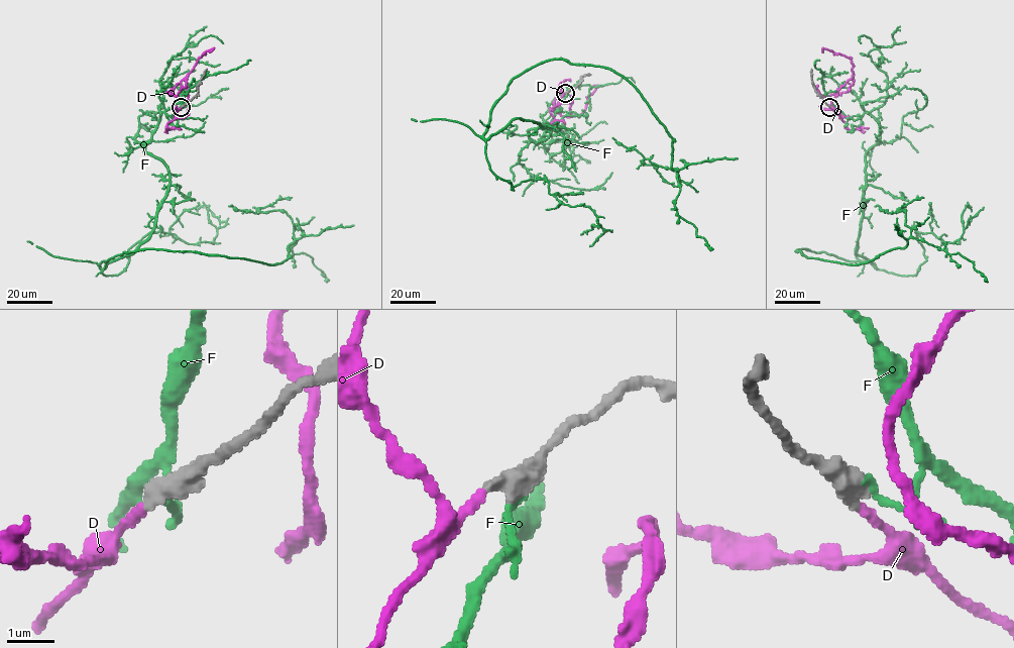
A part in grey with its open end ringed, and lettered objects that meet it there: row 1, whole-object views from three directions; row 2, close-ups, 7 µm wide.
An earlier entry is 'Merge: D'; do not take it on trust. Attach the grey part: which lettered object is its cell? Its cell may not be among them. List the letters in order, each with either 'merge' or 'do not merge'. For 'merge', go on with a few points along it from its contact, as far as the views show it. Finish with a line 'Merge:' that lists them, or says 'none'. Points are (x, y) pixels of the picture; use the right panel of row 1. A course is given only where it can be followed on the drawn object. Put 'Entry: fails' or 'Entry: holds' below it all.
D: merge; course (829, 107), (841, 117), (831, 102), (853, 77), (850, 89), (835, 94), (823, 96), (818, 85)
F: do not merge
Merge: D
Entry: holds

